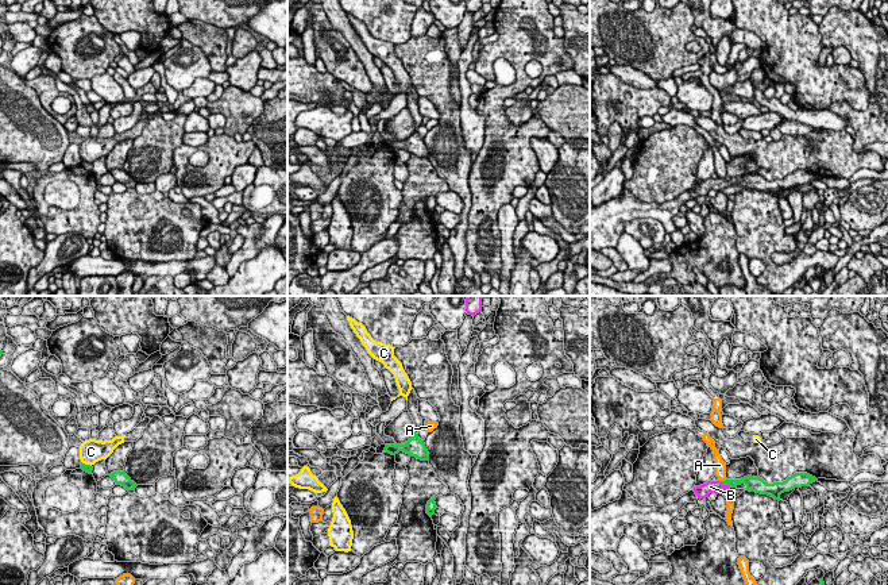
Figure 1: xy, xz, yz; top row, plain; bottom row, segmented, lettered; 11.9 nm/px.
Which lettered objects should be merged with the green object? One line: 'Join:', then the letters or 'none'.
Join: B

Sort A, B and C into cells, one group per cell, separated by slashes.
A / B / C

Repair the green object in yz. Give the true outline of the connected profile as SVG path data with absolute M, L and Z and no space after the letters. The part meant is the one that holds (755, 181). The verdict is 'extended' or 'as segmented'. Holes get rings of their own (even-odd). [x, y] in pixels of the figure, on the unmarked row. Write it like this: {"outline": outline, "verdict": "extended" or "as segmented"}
{"outline": "M795 170L794 173L788 174L783 180L773 180L768 181L760 174L744 174L741 177L725 177L725 178L707 178L700 184L695 184L694 189L698 196L706 196L710 190L721 190L729 185L736 185L737 182L745 181L746 188L756 189L760 192L769 192L775 197L780 199L780 192L784 189L789 189L795 185L808 184L810 181L815 180L816 176L807 172L807 170Z", "verdict": "extended"}

